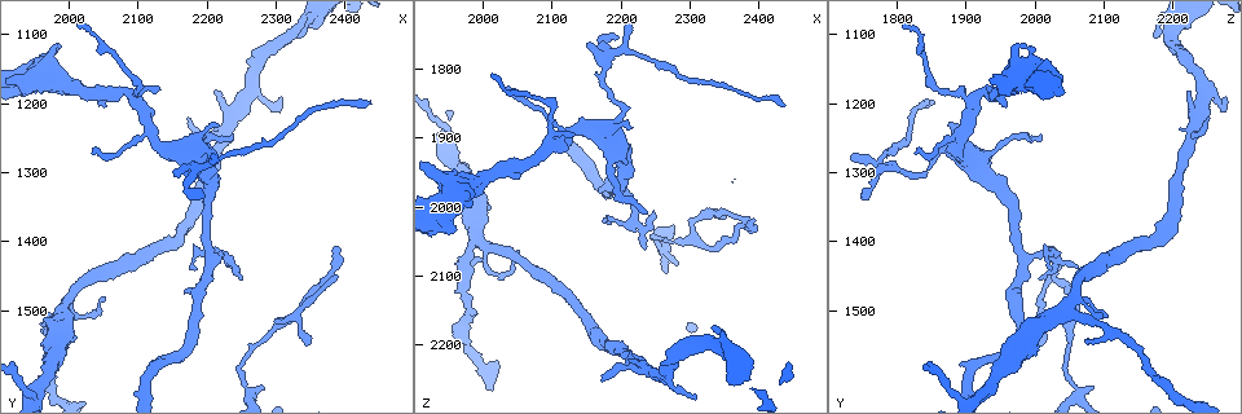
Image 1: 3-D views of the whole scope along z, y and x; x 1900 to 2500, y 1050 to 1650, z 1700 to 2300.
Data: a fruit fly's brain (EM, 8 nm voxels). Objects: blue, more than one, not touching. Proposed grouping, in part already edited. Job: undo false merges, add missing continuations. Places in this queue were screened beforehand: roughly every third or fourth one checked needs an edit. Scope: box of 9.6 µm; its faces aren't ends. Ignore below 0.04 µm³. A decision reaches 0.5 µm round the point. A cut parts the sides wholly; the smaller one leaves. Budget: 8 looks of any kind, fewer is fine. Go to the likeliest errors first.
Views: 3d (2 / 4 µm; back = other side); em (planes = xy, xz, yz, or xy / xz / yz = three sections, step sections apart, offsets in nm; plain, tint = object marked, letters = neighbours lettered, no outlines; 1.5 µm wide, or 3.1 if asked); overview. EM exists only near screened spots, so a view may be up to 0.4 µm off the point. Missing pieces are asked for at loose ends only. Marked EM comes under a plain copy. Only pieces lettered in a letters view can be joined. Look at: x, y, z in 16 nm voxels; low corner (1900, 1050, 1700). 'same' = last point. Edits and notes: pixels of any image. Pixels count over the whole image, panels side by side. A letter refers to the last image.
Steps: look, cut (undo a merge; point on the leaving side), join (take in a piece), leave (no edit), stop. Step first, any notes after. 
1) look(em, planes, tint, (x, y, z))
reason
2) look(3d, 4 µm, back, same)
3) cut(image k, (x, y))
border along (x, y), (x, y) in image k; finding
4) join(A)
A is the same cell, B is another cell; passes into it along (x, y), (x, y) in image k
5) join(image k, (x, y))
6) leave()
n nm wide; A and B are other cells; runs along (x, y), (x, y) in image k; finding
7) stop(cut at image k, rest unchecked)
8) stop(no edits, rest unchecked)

look(3d, 4 µm, (2280, 1610, 2085))
three arms meet

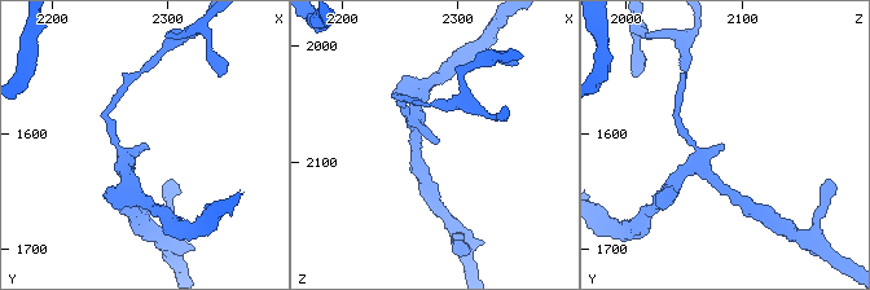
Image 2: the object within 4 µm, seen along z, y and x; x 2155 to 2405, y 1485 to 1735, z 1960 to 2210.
look(em, yz, step 8, letters, (2280, 1612, 2084))
3 arms; shape alone is not enough

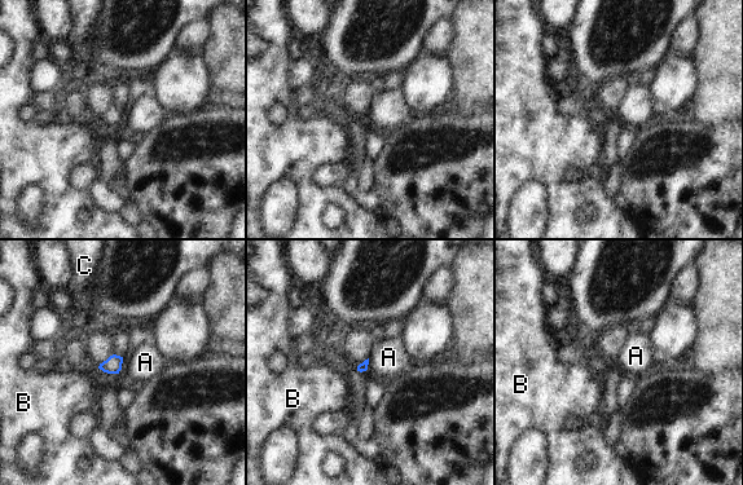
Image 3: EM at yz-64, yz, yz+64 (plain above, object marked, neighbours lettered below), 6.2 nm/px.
leave()
A, B and C are other cells; none of them fits

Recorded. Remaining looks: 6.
look(3d, 4 µm, (2345, 1555, 2010))
tapers out

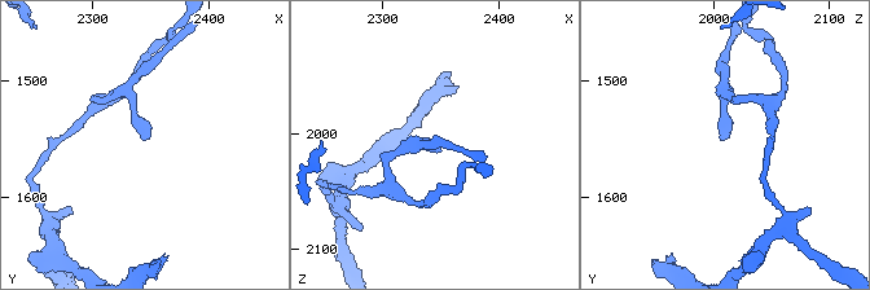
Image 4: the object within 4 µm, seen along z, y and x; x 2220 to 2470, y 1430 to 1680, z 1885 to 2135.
look(em, planes, letters, (2346, 1554, 2006))
now the EM

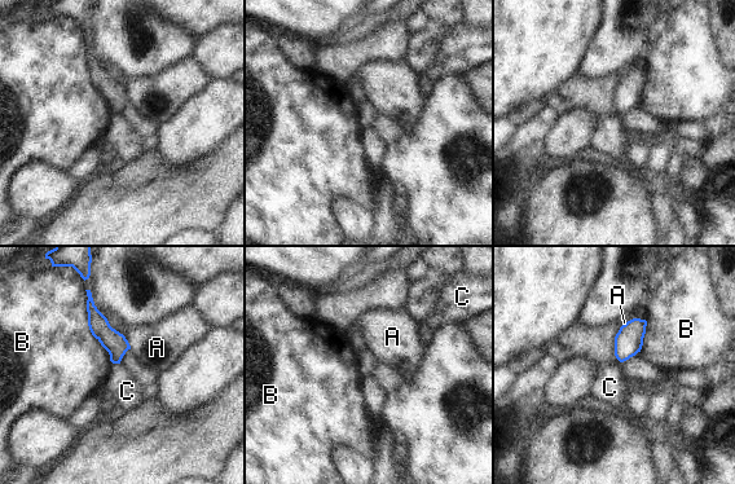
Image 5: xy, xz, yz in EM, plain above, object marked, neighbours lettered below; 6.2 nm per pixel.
leave()
B touches over 480 nm; A, B and C are other cells; no lettered piece goes on from it

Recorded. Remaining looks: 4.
look(3d, 4 µm, (2395, 1410, 2020))
tapers out

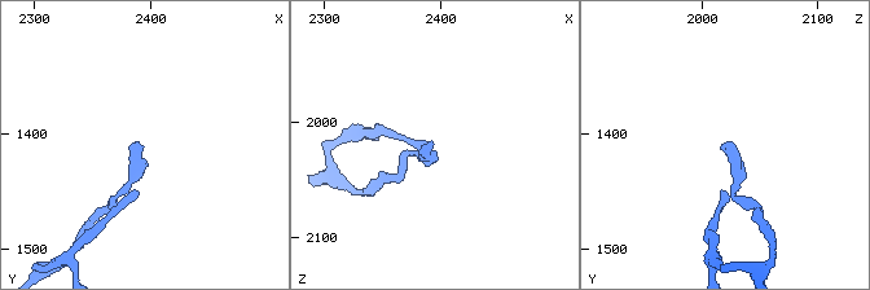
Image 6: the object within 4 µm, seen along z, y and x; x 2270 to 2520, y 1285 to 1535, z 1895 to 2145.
look(em, xz, step 4, letters, (2394, 1412, 2018))
shape alone is not enough

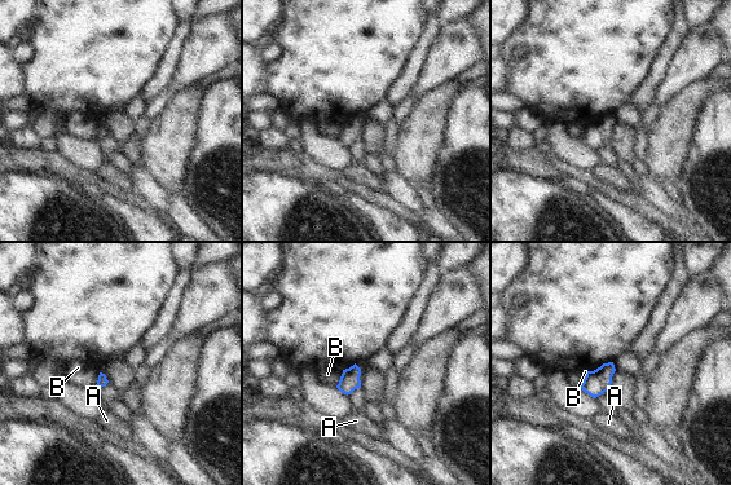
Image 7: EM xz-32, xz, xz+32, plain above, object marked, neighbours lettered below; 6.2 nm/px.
leave()
B touches over 110 nm; A and B are other cells; border along (100, 373), (95, 388) in image 7; none of them fits

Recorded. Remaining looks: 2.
stop(no edits, rest unchecked)

